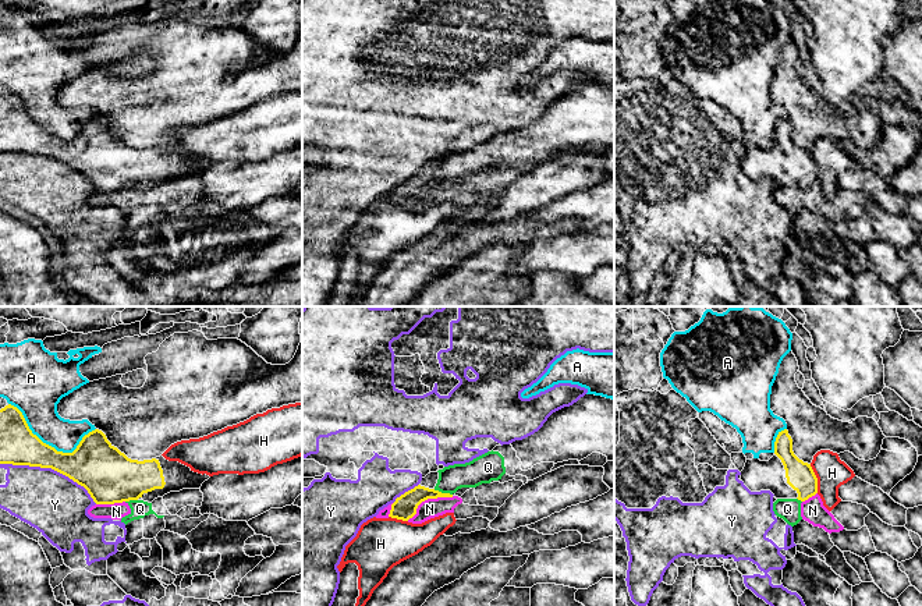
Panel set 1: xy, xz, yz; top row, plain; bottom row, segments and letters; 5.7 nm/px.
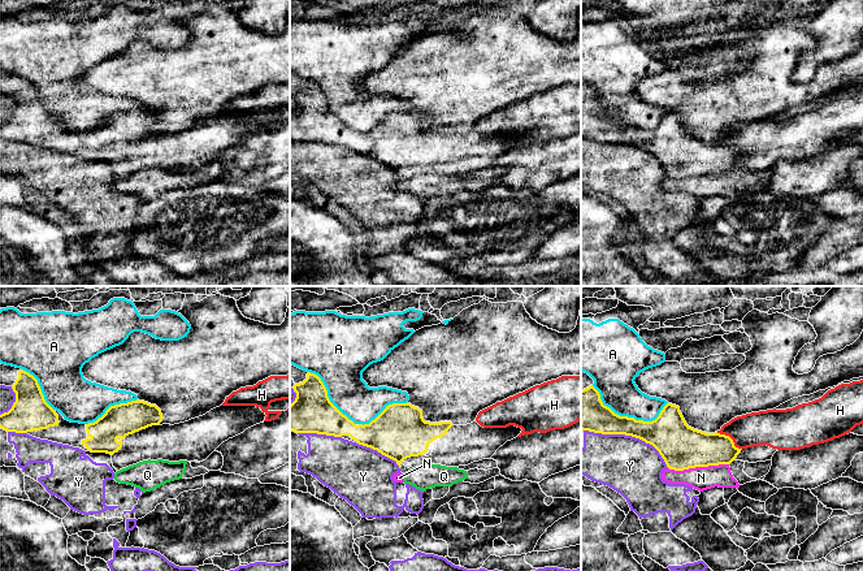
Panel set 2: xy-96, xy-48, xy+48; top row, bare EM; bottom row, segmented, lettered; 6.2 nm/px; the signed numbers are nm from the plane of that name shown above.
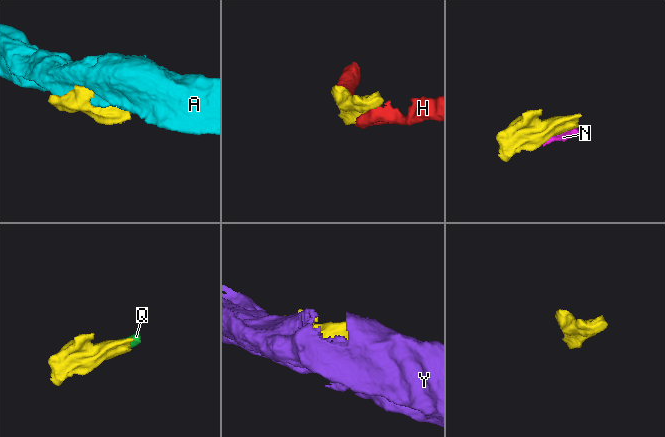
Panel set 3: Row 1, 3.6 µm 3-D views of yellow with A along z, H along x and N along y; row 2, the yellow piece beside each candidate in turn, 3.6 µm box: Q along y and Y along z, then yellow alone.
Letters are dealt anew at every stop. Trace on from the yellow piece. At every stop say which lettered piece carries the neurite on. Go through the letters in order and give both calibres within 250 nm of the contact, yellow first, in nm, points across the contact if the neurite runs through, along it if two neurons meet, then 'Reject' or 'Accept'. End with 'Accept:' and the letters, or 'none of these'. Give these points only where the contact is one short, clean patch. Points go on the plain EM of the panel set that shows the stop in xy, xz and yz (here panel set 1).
A: Thickness 220 nm (yellow) against 220 nm. Reject
H: Thickness 160 nm (yellow) against 180 nm. Reject
N: Thickness 140 nm (yellow) against 110 nm. Boundary: xz (453, 184), (425, 187), (407, 208). Reject
Q: Thickness 140 nm (yellow) against 150 nm. Boundary: xz (433, 177), (451, 183). Reject
Y: Thickness 280 nm (yellow) against 360 nm. Reject
Accept: none of these

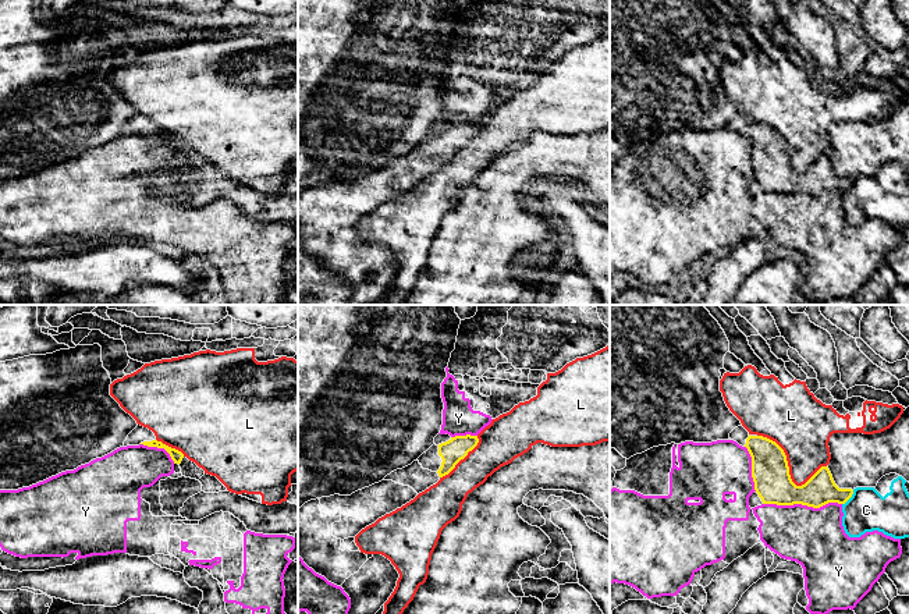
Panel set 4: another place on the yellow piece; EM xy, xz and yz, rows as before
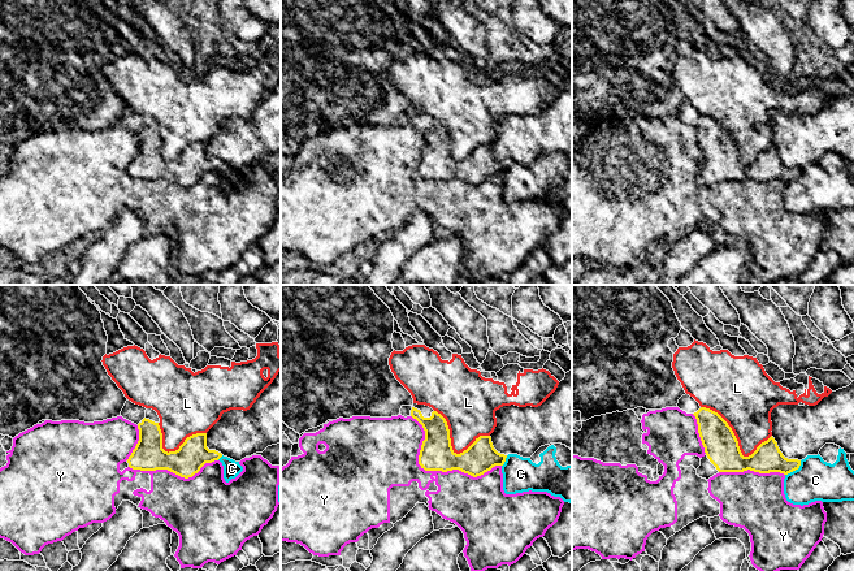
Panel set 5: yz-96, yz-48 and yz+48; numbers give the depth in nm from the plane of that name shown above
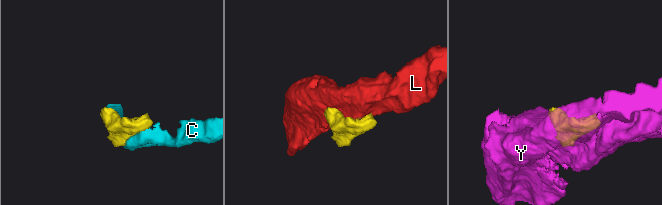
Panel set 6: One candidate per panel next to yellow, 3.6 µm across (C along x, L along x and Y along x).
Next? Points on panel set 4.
C: Thickness 180 nm (yellow) against 240 nm. Reject
L: Thickness 220 nm (yellow) against 320 nm. Reject
Y: Thickness 220 nm (yellow) against 340 nm. Reject
Accept: none of these

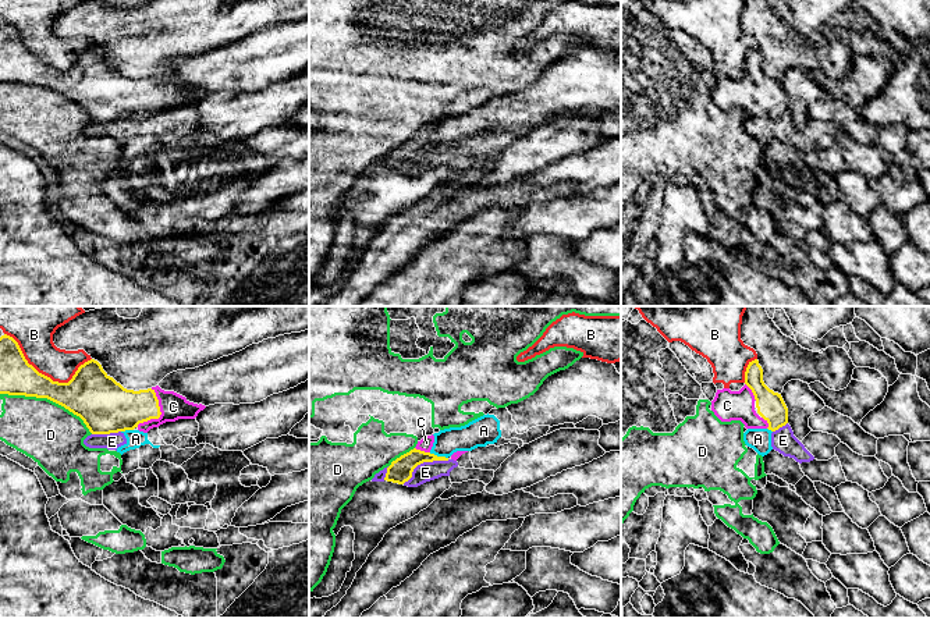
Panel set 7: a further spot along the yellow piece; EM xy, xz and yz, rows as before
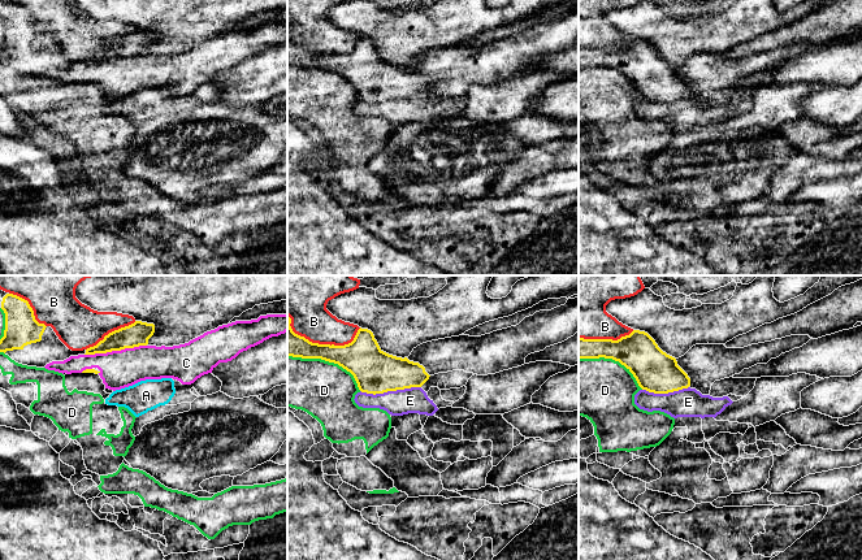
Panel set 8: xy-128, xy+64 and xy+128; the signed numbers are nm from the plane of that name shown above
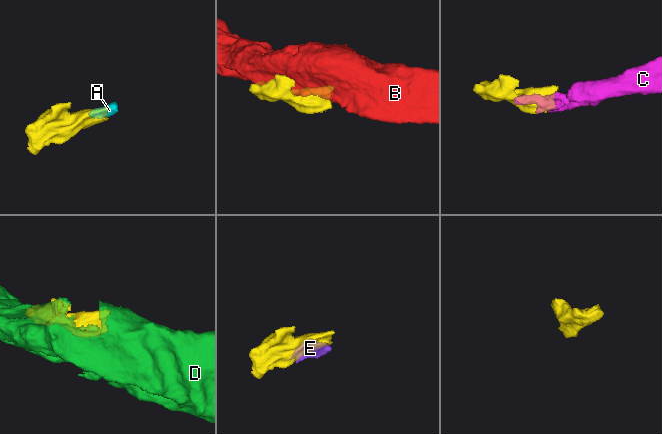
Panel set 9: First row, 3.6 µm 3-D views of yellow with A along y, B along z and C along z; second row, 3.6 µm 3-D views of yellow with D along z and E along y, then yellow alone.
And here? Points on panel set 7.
A: Thickness 140 nm (yellow) against 150 nm. Boundary: xz (429, 141), (447, 146). Reject
B: Thickness 220 nm (yellow) against 220 nm. Reject
C: Thickness 260 nm (yellow) against 160 nm. Accept
D: Thickness 300 nm (yellow) against 360 nm. Reject
E: Thickness 140 nm (yellow) against 110 nm. Boundary: xz (448, 148), (421, 151), (403, 171). Reject
Accept: C

